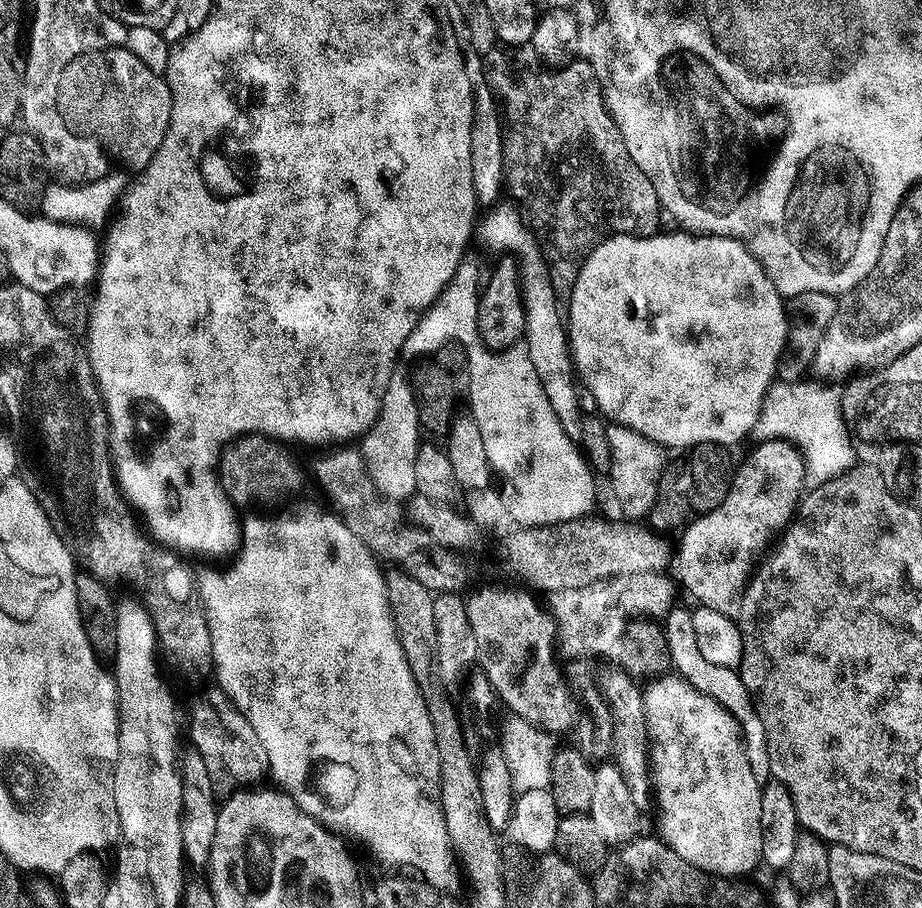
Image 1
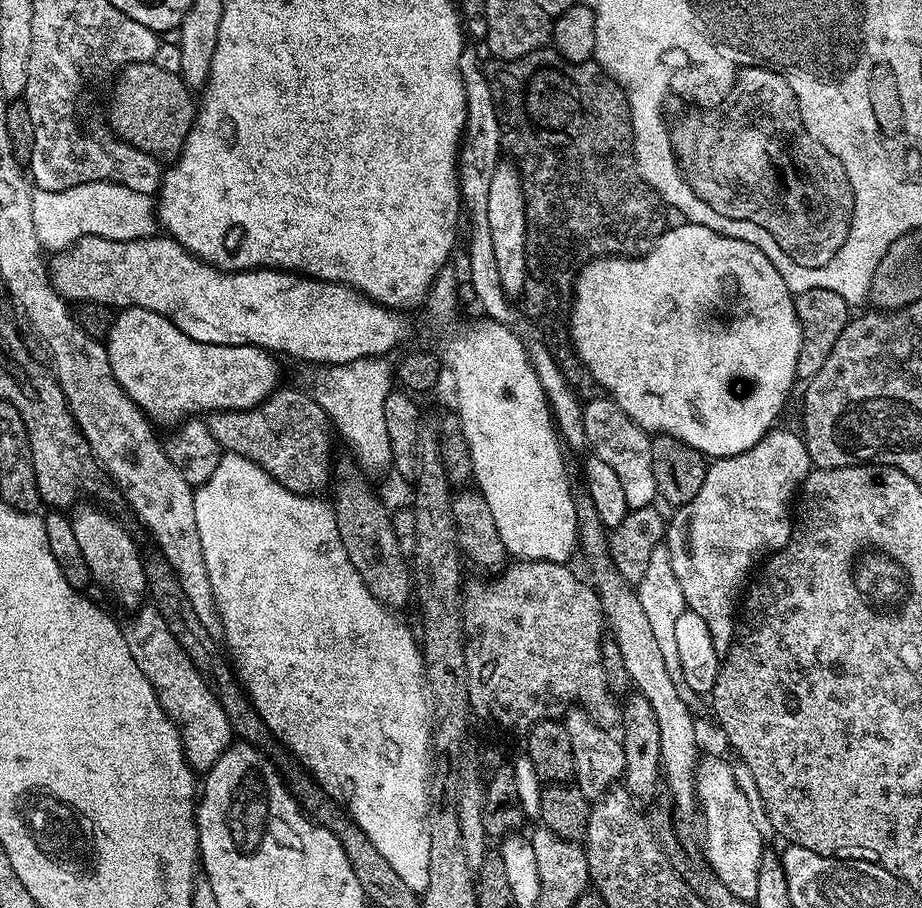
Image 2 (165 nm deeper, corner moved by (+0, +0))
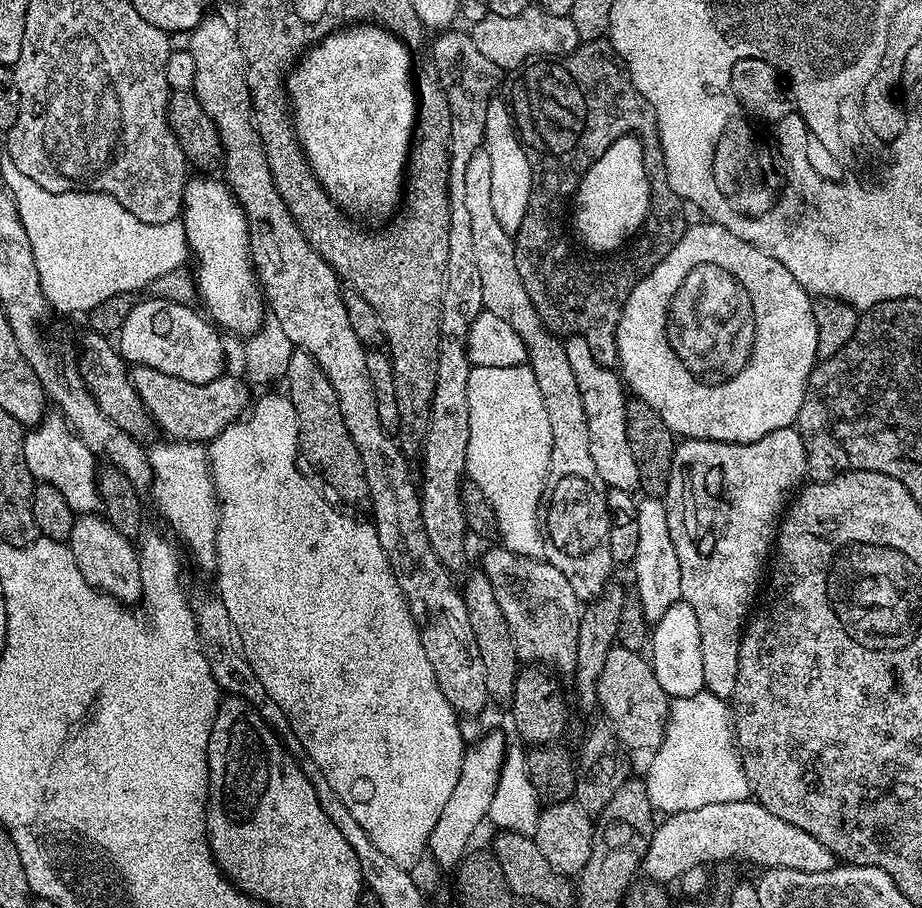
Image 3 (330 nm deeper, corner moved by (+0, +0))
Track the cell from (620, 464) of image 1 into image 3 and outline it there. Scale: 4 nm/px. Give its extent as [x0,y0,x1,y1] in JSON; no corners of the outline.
[563,335,640,493]

